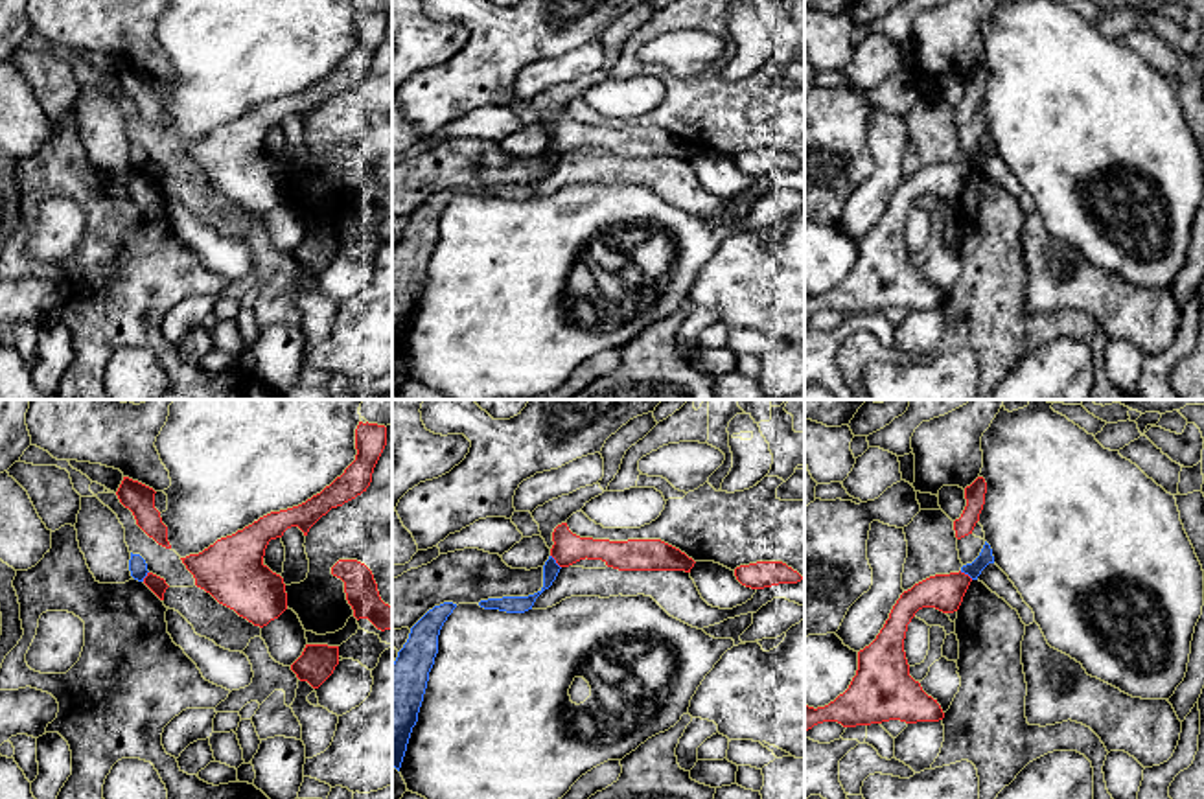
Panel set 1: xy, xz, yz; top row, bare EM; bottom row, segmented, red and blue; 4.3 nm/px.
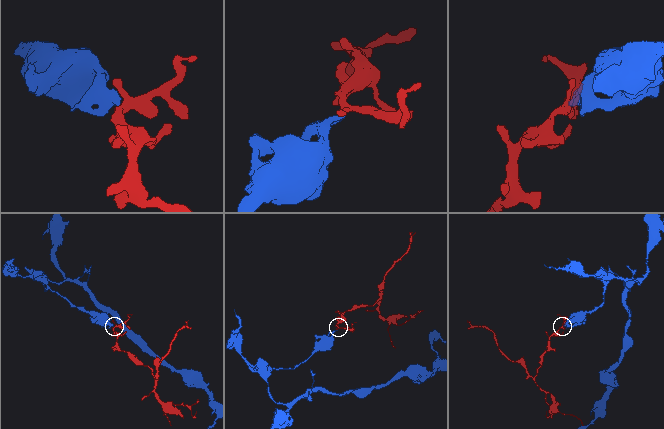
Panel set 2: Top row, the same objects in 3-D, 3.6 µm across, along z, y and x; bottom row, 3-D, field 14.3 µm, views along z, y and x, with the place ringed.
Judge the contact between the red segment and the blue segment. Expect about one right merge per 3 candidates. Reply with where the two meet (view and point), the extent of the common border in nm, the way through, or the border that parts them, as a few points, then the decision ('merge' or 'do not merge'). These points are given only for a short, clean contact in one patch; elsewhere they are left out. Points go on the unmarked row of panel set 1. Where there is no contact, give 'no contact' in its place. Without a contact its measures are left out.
meets red in xz at (556, 150); contact 80 nm long; border along xz (551, 142), (560, 155); do not merge

